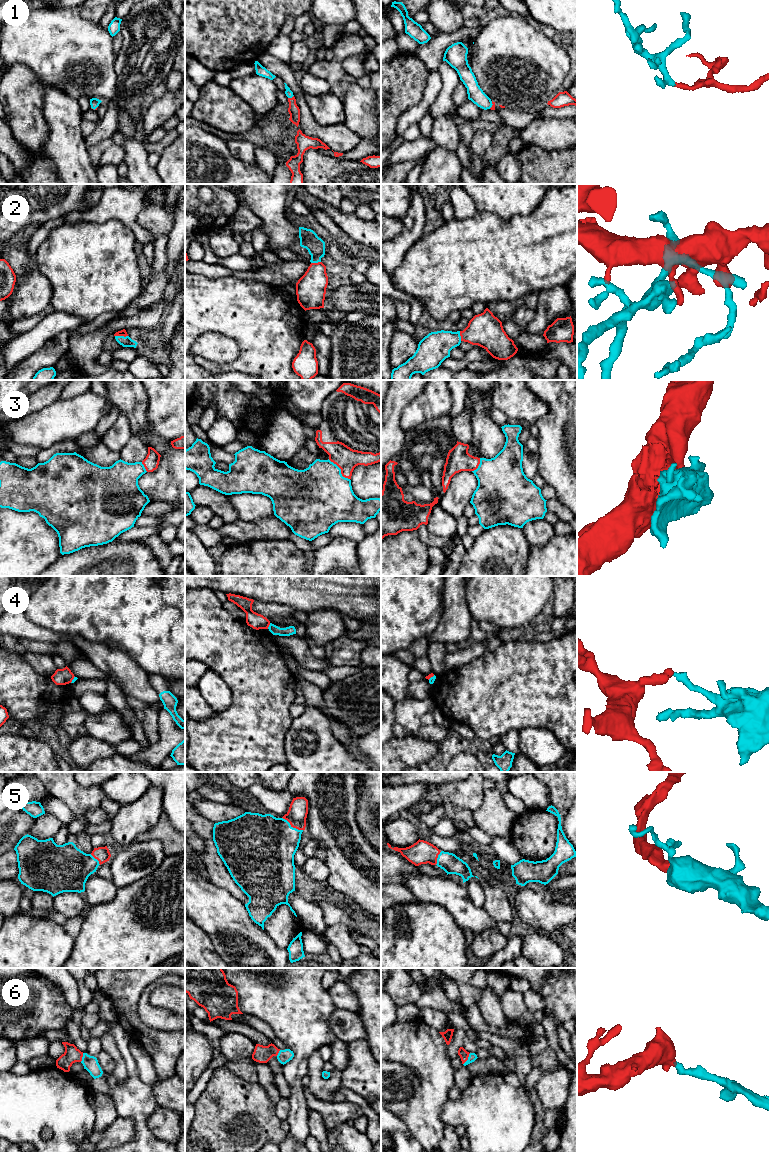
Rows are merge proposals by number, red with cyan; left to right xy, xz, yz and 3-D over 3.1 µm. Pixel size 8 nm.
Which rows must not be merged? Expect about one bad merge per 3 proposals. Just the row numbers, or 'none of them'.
4

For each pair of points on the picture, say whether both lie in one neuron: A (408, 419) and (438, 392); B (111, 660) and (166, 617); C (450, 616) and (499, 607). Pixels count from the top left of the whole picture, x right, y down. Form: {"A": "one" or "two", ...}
{"A": "one", "B": "two", "C": "two"}

